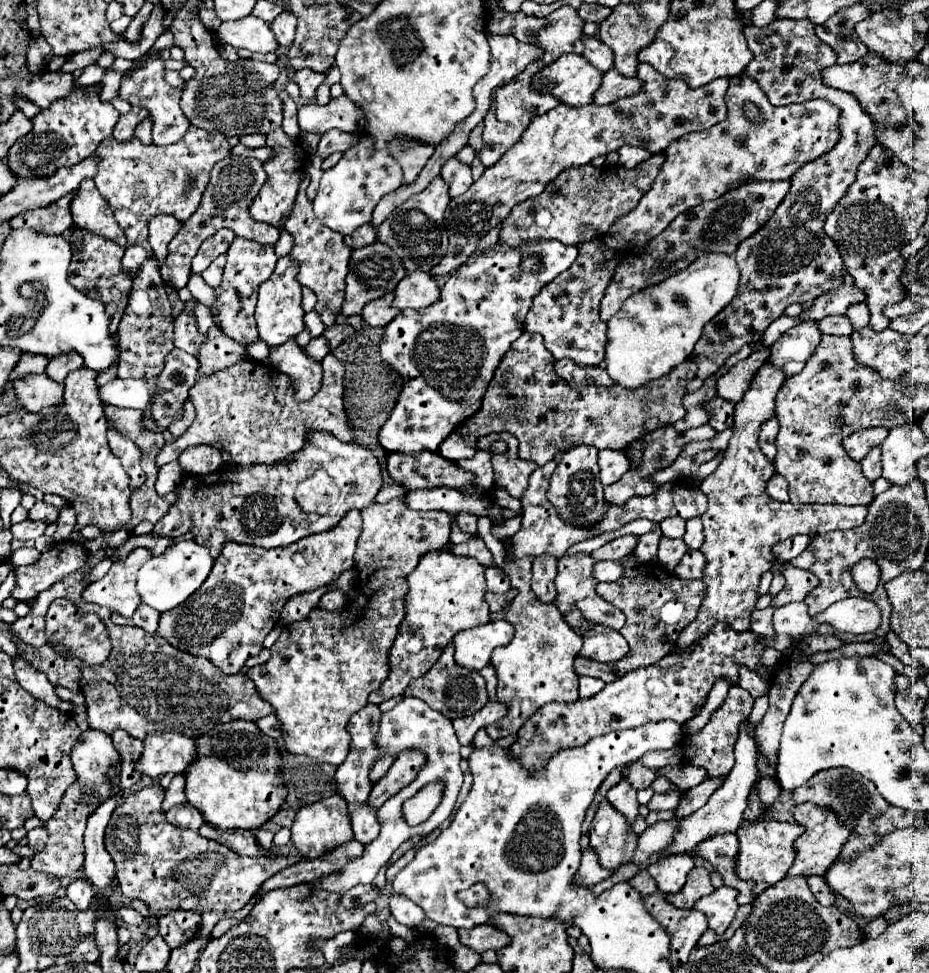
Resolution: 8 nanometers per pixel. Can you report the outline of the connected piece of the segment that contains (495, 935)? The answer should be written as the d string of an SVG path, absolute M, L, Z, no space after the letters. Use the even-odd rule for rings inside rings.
M485 924L485 926L475 926L473 930L457 930L459 940L463 946L473 948L475 952L485 952L485 950L499 950L505 944L509 944L507 934L501 930Z

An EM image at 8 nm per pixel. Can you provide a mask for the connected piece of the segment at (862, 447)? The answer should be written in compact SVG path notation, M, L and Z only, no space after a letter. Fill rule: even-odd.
M865 428L865 430L859 430L857 434L849 436L849 438L843 438L843 450L857 462L861 462L865 458L865 454L869 452L871 446L875 444L881 444L887 436L887 428Z

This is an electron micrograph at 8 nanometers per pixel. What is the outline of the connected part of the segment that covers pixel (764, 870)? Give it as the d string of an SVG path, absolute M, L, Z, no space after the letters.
M763 816L753 820L753 822L743 820L739 830L737 830L737 836L739 836L739 852L737 852L737 858L735 858L737 878L753 880L755 882L753 894L761 894L765 888L783 880L787 870L793 864L793 858L795 858L793 842L801 832L803 832L803 828L799 824L765 820Z

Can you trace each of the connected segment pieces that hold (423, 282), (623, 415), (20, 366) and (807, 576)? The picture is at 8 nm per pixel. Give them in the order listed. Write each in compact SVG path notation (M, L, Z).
M409 272L395 290L395 298L393 298L393 306L397 306L399 310L405 308L425 308L429 304L433 304L437 300L439 294L439 284L435 282L435 278L431 278L427 272Z
M523 332L501 358L483 396L481 410L441 442L439 454L471 458L477 454L477 440L493 432L511 432L519 440L519 456L523 460L533 460L539 466L553 460L557 452L579 444L591 444L599 450L623 450L643 432L653 432L685 416L681 404L687 394L685 384L697 374L697 364L685 360L665 378L647 382L647 386L639 386L637 390L625 390L625 386L617 384L609 388L569 386L569 382L557 378L553 366L555 358L545 350L543 338L539 334Z
M23 354L21 360L17 362L17 366L13 368L9 380L21 378L21 376L25 376L25 374L29 374L29 372L37 372L37 374L39 374L39 372L45 370L47 362L49 362L49 358L45 358L45 356L39 356L39 354Z
M787 566L783 570L783 576L785 576L785 588L773 598L773 606L785 606L789 602L801 602L805 600L805 596L817 586L817 576L813 576L811 572L805 572L805 570L799 570L795 566Z

